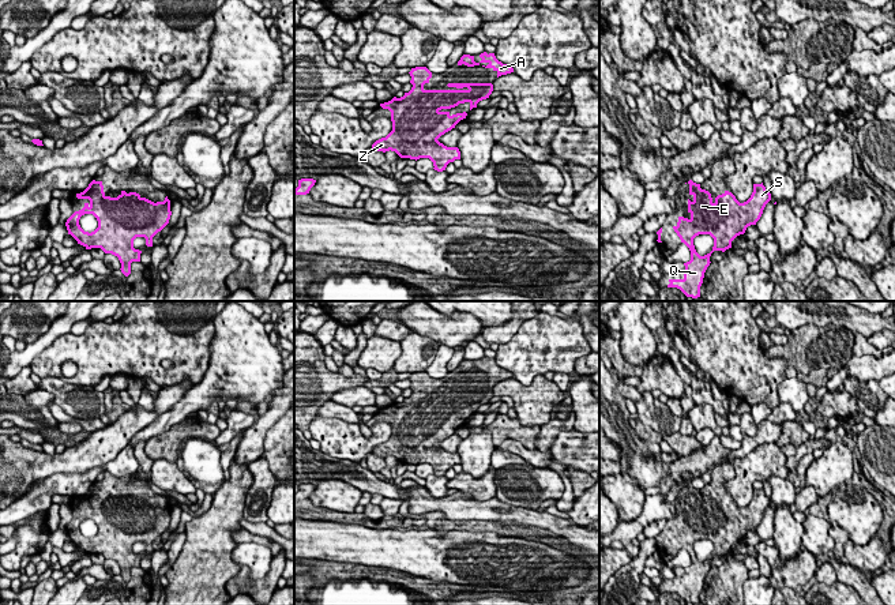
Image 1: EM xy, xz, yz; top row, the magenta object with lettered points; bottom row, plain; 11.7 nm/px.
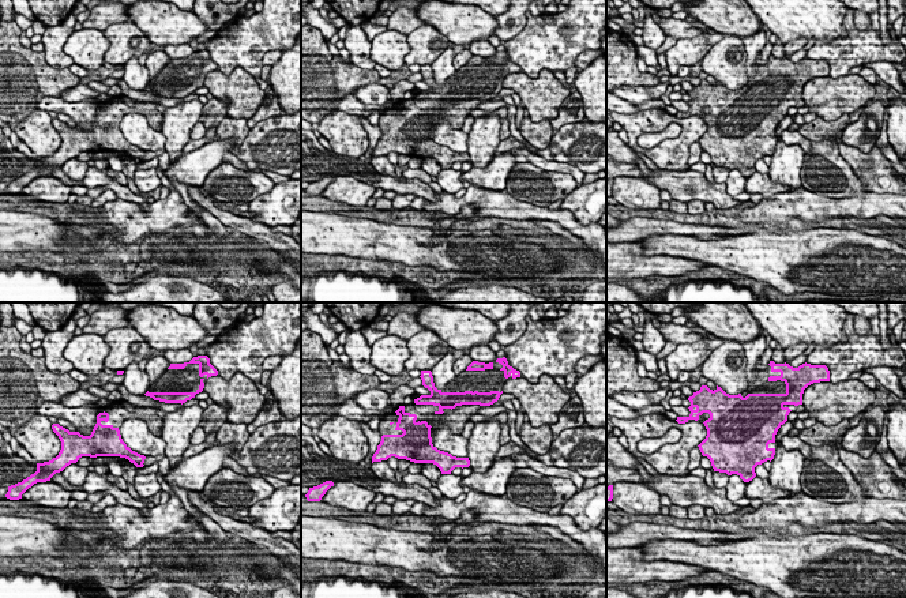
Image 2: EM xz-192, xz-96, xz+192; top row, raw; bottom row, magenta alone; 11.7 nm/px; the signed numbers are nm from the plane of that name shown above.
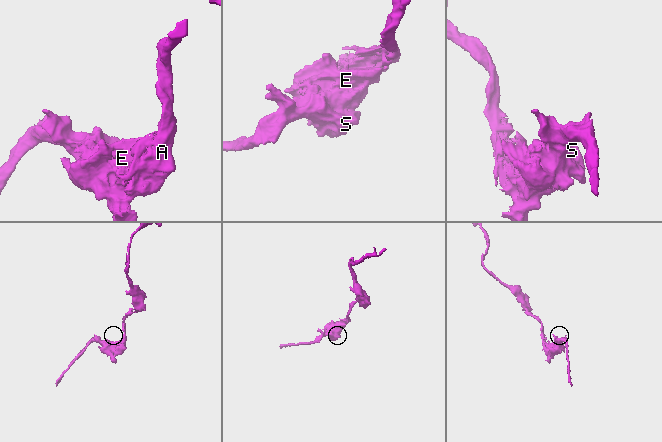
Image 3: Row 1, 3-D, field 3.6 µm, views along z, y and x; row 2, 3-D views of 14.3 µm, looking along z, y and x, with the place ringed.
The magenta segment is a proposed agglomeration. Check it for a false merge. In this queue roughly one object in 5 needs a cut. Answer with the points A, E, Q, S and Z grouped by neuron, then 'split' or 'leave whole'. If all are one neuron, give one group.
groups A E Q S Z; leave whole

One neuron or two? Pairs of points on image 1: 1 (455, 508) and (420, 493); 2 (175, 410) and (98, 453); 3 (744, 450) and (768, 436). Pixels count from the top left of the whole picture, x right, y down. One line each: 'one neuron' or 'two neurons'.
1: one neuron
2: two neurons
3: one neuron

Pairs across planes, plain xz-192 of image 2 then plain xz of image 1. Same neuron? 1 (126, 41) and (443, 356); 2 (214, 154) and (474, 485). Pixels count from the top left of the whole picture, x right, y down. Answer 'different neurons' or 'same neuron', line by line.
1: different neurons
2: same neuron

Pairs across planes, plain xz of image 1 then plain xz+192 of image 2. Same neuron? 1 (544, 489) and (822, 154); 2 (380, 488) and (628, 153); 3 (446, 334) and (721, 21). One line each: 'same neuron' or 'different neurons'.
1: same neuron
2: same neuron
3: same neuron

